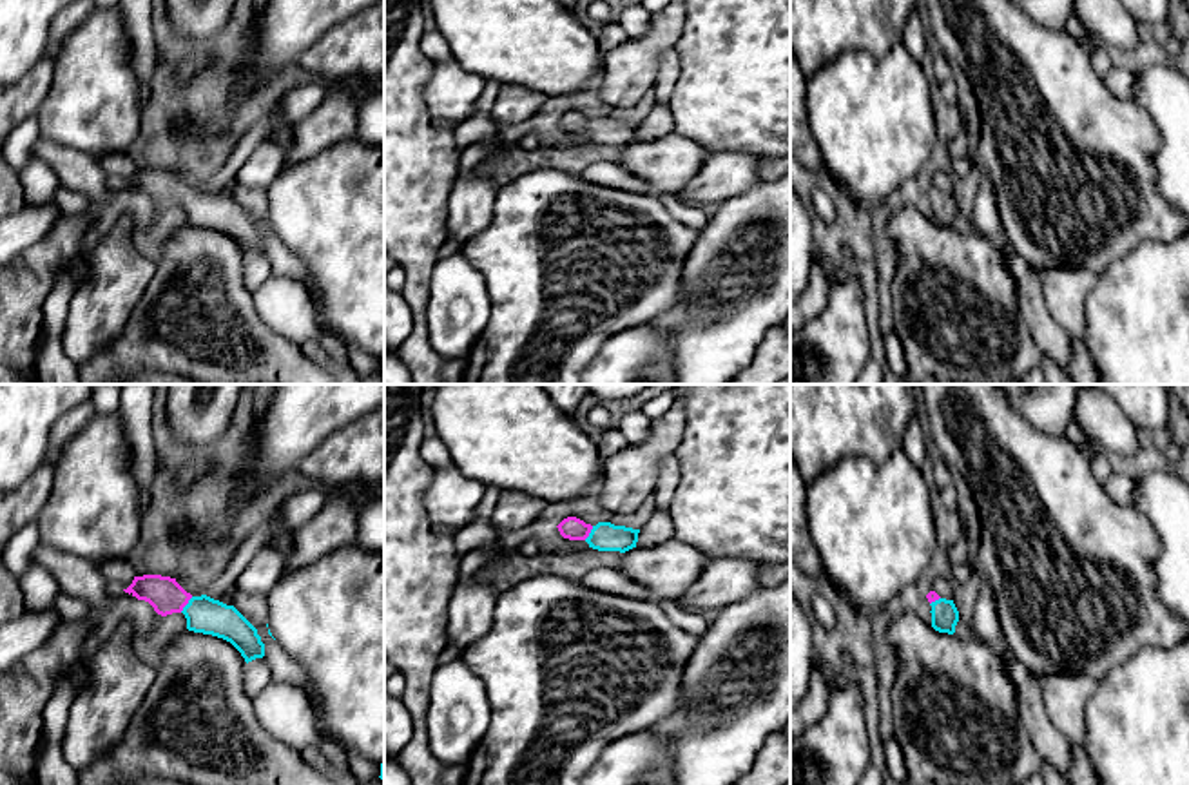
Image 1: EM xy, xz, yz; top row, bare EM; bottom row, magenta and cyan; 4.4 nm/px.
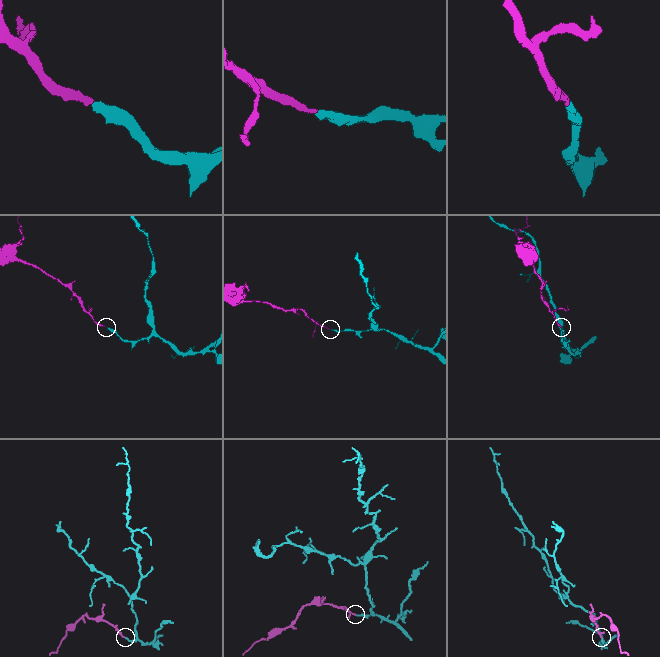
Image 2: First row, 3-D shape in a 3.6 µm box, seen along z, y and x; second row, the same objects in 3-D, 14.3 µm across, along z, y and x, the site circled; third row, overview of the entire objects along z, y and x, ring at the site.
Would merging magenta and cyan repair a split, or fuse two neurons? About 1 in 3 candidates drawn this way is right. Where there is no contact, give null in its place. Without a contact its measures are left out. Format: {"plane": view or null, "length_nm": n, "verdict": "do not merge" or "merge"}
{"plane": "xy", "length_nm": 90, "verdict": "merge"}

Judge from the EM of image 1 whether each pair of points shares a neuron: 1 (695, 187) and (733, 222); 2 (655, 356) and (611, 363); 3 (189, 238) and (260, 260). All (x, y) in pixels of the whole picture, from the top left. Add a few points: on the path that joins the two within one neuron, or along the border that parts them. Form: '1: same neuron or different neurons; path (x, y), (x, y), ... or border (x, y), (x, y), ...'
1: different neurons; border (756, 184), (718, 203)
2: same neuron; path (644, 358), (638, 363), (622, 363)
3: different neurons; border (247, 258), (243, 283), (252, 292)

